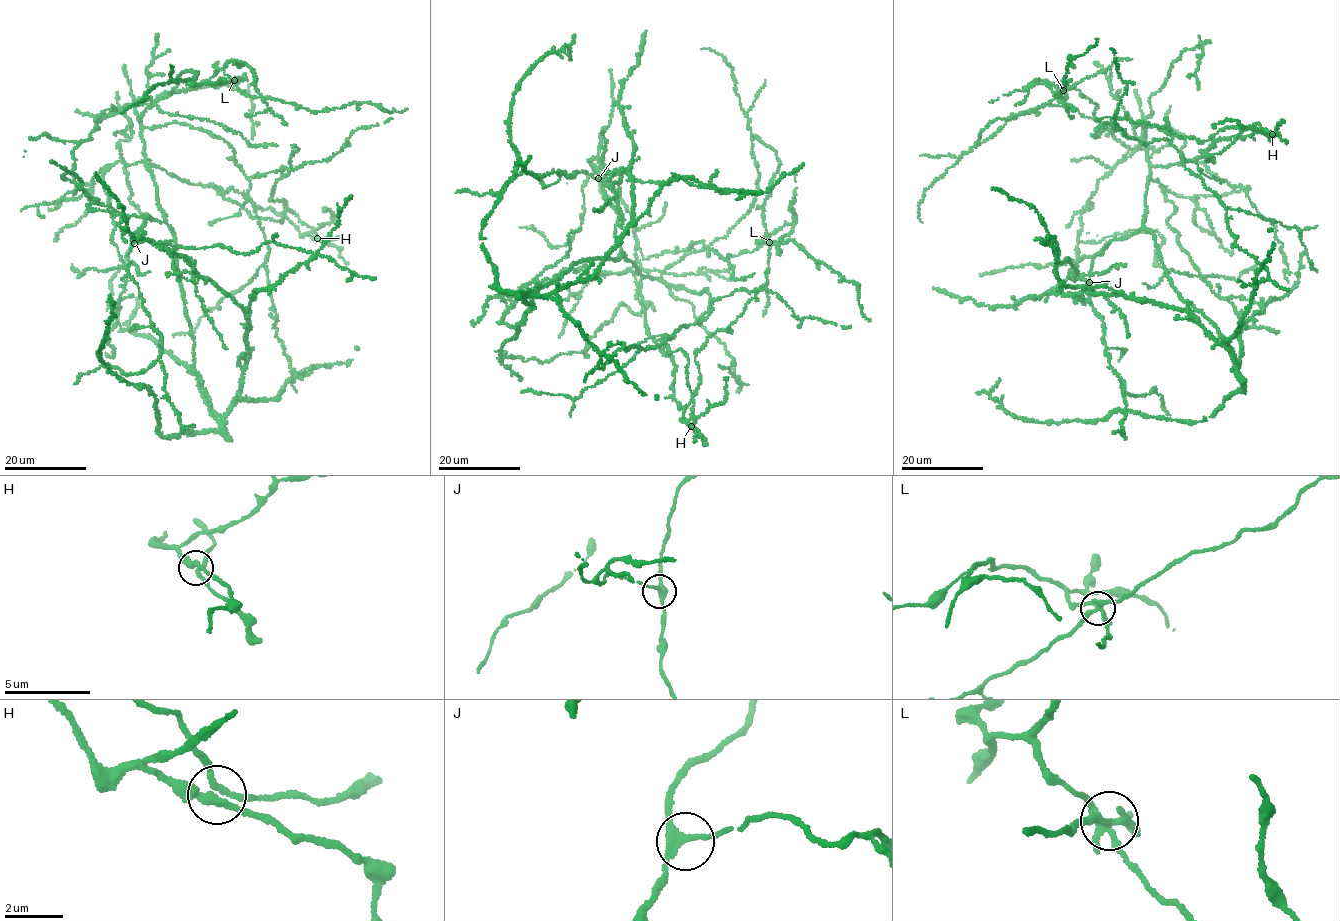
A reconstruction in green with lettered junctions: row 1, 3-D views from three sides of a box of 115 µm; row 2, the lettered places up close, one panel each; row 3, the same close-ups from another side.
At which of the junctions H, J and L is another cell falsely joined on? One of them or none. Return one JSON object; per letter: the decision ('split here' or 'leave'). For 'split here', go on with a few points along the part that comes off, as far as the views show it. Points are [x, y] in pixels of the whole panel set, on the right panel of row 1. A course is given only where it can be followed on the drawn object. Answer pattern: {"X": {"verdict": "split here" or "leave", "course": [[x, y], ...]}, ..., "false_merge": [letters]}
{"H": {"verdict": "leave"}, "J": {"verdict": "leave"}, "L": {"verdict": "split here", "course": [[1063, 90], [1026, 113], [989, 122], [980, 133], [976, 148]]}, "false_merge": ["L"]}

